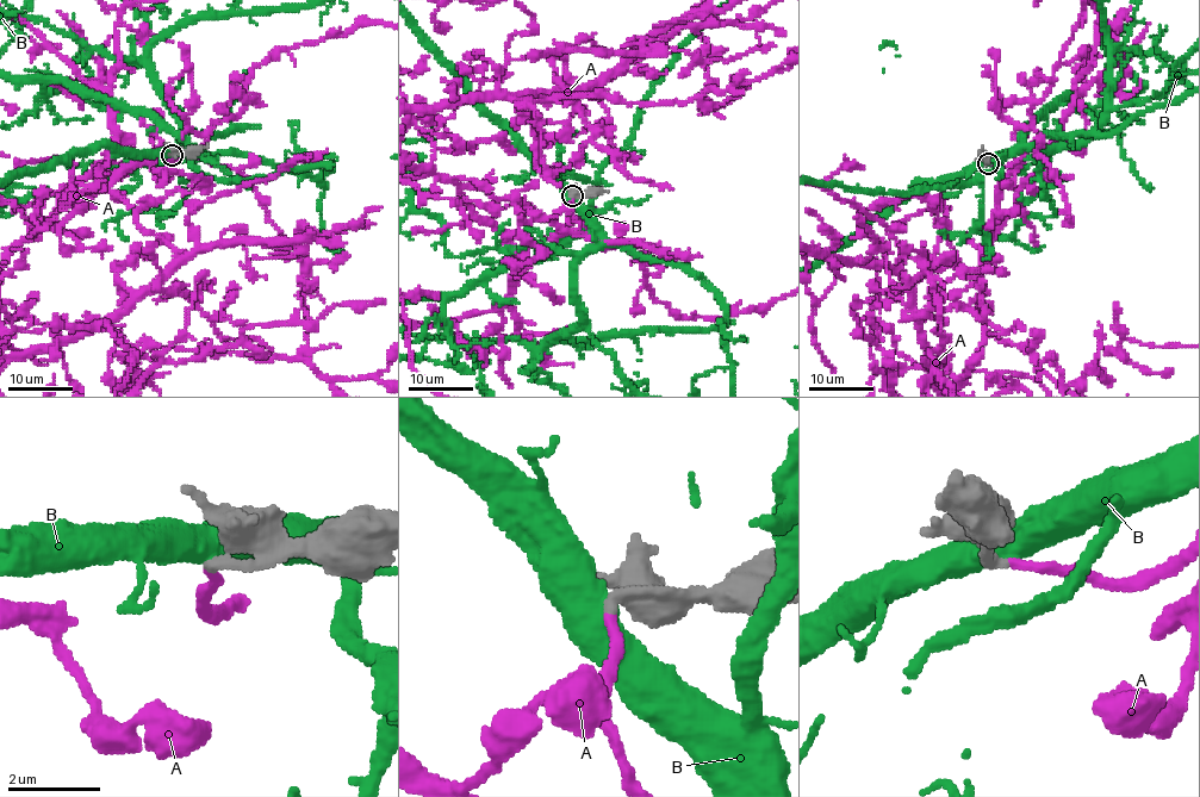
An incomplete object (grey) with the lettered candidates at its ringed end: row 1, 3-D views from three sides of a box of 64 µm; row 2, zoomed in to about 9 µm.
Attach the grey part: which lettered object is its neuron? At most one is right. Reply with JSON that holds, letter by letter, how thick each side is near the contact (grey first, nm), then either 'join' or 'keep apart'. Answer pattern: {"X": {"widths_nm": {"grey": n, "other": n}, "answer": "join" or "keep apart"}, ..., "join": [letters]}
{"A": {"widths_nm": {"grey": 400, "other": 200}, "answer": "join"}, "B": {"widths_nm": {"grey": 440, "other": 750}, "answer": "keep apart"}, "join": ["A"]}

